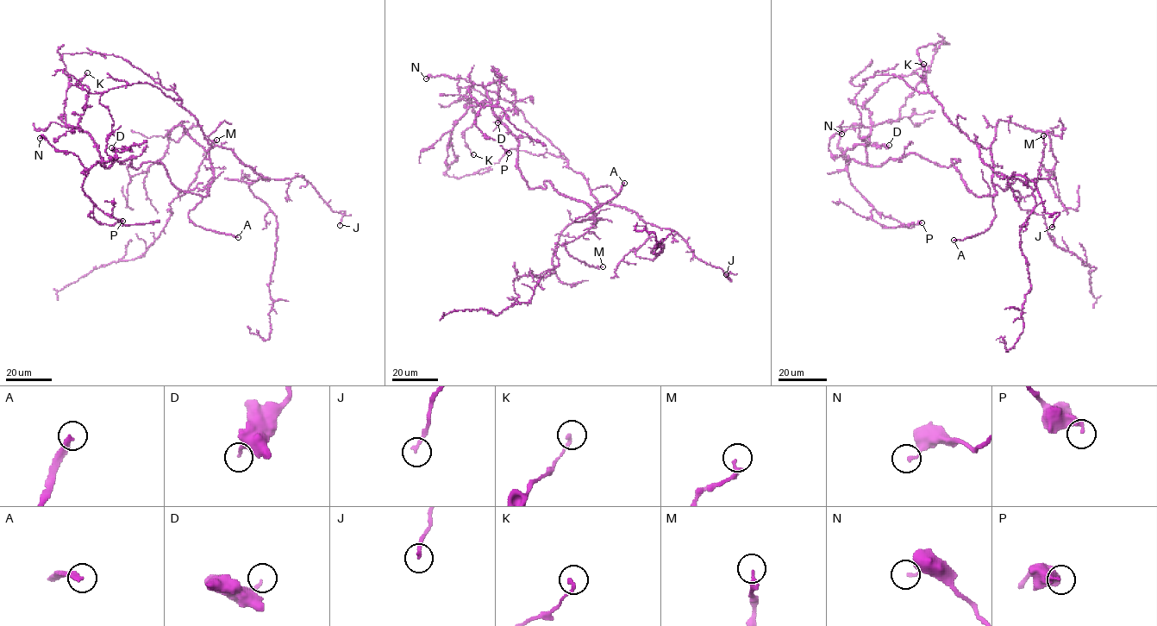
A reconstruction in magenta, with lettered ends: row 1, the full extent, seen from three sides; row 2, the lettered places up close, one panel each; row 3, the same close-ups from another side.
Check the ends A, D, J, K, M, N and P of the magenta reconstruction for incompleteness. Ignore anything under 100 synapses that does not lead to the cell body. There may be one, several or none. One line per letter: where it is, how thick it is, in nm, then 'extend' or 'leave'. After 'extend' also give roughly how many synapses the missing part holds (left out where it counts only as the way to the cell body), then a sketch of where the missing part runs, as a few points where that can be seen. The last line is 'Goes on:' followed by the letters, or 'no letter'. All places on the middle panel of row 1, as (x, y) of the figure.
A: (624, 183) | 240 nm | extend | (624, 183), (670, 140), (685, 133)
D: (497, 122) | 180 nm | leave
J: (726, 274) | 160 nm | leave
K: (473, 154) | 170 nm | leave
M: (603, 266) | 150 nm | leave
N: (426, 78) | 140 nm | leave
P: (509, 153) | 280 nm | leave
Goes on: A

